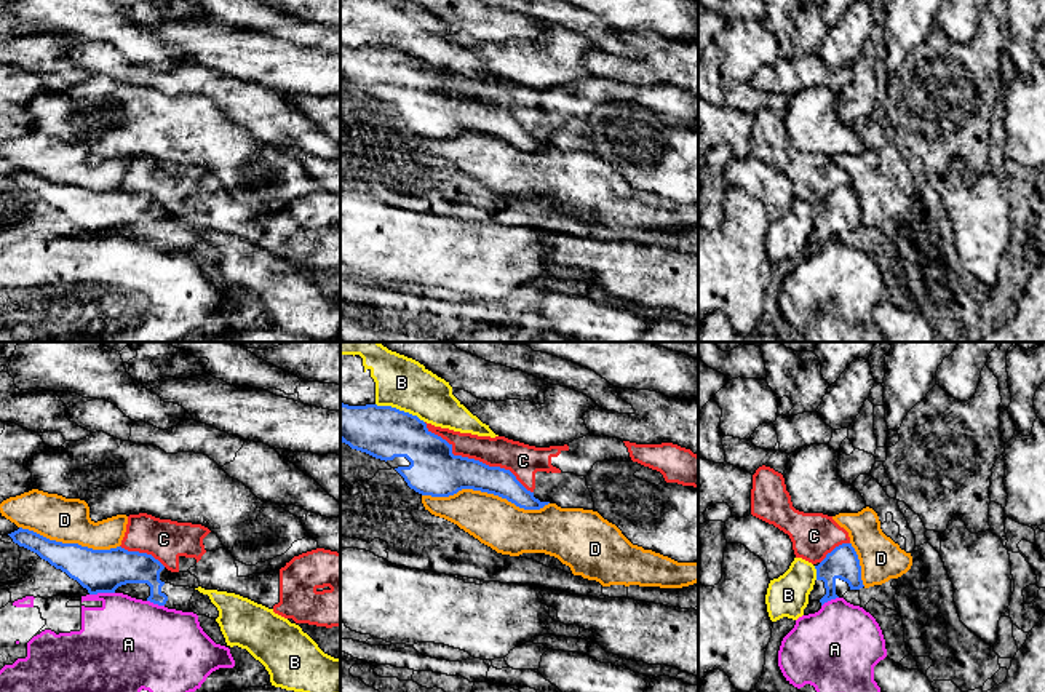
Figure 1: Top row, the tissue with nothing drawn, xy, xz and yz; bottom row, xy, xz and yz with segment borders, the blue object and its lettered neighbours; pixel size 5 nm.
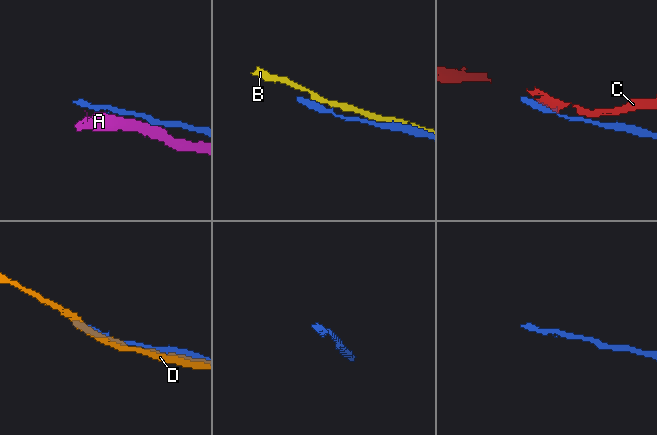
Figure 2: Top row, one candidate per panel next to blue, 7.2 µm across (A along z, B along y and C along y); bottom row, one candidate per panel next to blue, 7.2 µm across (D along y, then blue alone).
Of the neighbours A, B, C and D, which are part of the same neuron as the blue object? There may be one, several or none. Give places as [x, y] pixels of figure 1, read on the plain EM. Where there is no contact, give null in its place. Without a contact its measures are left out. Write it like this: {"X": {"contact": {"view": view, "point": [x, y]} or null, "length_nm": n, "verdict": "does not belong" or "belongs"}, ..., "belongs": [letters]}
{"A": {"contact": {"view": "xy", "point": [101, 234]}, "length_nm": 130, "verdict": "does not belong"}, "B": {"contact": {"view": "xz", "point": [398, 51]}, "length_nm": 260, "verdict": "does not belong"}, "C": {"contact": {"view": "xz", "point": [473, 101]}, "length_nm": 650, "verdict": "does not belong"}, "D": {"contact": {"view": "xz", "point": [486, 133]}, "length_nm": 650, "verdict": "does not belong"}, "belongs": []}

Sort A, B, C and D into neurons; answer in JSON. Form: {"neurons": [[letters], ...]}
{"neurons": [["A"], ["B"], ["C"], ["D"]]}

